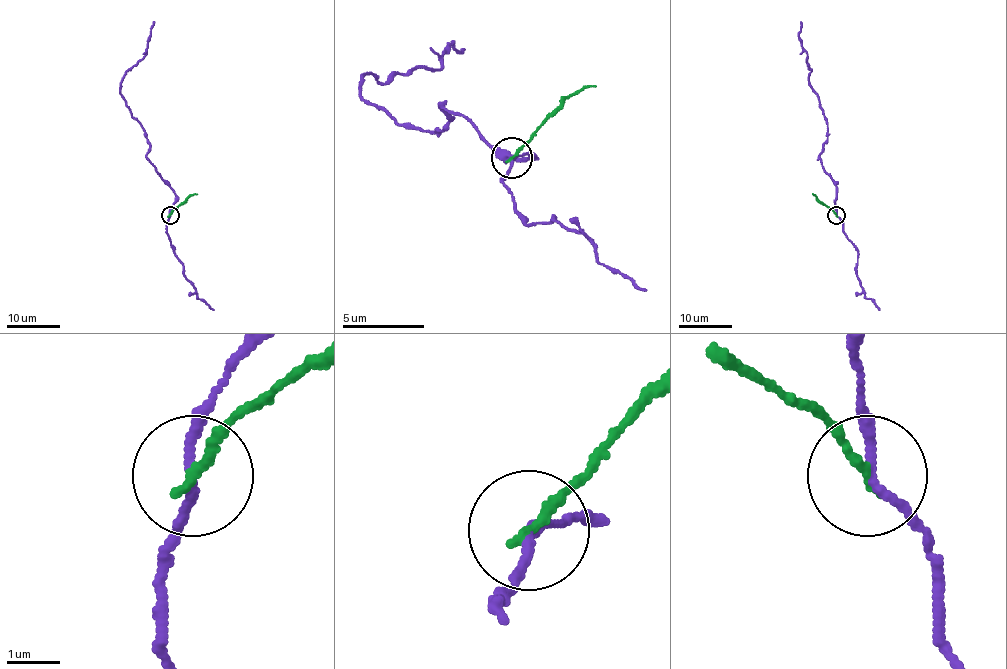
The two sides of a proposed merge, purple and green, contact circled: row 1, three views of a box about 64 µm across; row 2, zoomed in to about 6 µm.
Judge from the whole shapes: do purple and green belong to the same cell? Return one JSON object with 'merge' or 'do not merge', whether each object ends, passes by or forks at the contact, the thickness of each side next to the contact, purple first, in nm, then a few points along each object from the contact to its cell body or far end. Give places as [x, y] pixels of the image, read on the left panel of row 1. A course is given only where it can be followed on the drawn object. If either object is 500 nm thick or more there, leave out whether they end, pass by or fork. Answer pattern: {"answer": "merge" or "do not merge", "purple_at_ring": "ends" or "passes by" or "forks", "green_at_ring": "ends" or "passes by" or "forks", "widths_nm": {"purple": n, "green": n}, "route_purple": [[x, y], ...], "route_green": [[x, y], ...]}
{"answer": "do not merge", "purple_at_ring": "passes by", "green_at_ring": "ends", "widths_nm": {"purple": 160, "green": 190}, "route_purple": [[169, 215], [175, 191], [146, 156], [144, 128], [120, 92], [126, 71], [145, 55], [154, 21]], "route_green": [[169, 215], [189, 196], [197, 194]]}

